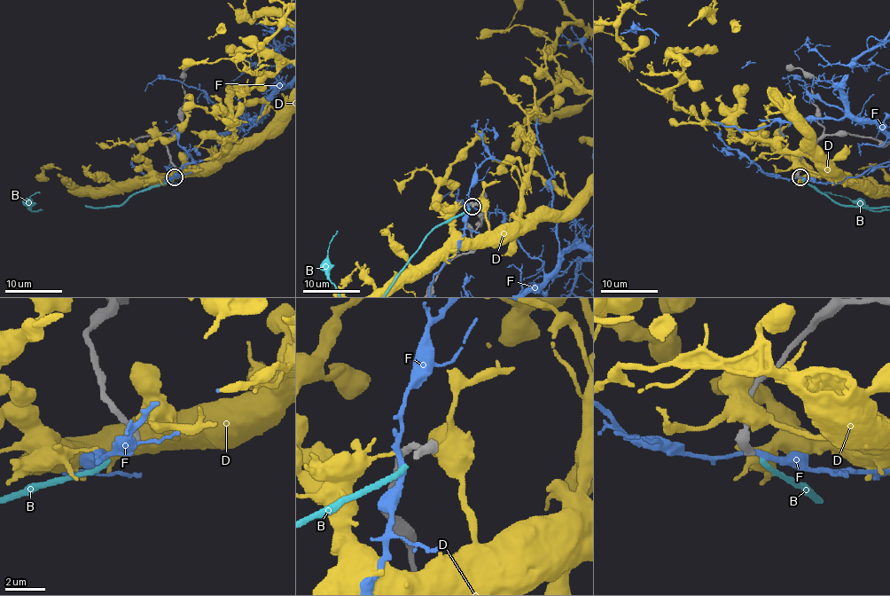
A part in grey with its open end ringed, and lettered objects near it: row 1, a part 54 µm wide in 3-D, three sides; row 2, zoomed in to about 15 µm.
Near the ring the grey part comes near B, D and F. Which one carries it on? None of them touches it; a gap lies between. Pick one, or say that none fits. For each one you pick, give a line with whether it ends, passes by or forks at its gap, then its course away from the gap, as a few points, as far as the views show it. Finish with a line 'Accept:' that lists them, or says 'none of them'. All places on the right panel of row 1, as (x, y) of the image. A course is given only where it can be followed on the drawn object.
B: It ends there
Accept: B

